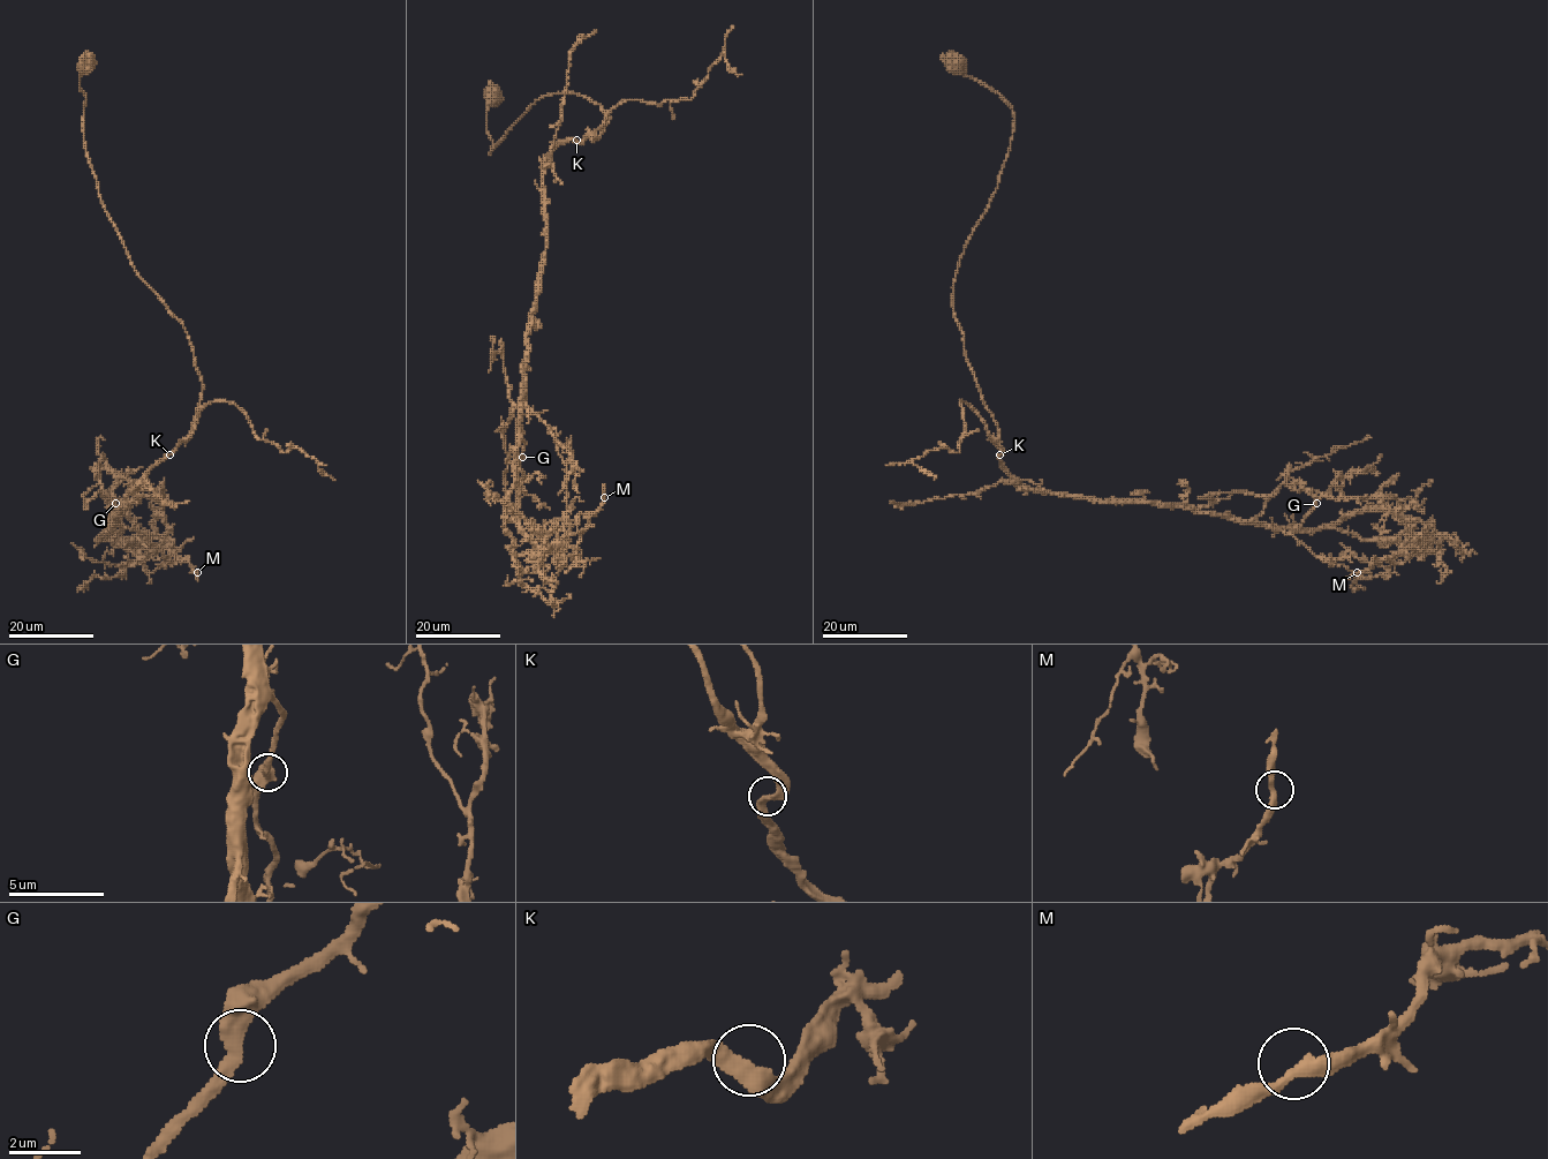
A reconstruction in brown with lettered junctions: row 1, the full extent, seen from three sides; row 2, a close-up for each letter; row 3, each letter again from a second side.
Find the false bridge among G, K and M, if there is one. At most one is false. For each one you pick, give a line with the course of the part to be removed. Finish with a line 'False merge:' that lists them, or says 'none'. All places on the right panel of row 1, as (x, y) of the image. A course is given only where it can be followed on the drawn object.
False merge: none

